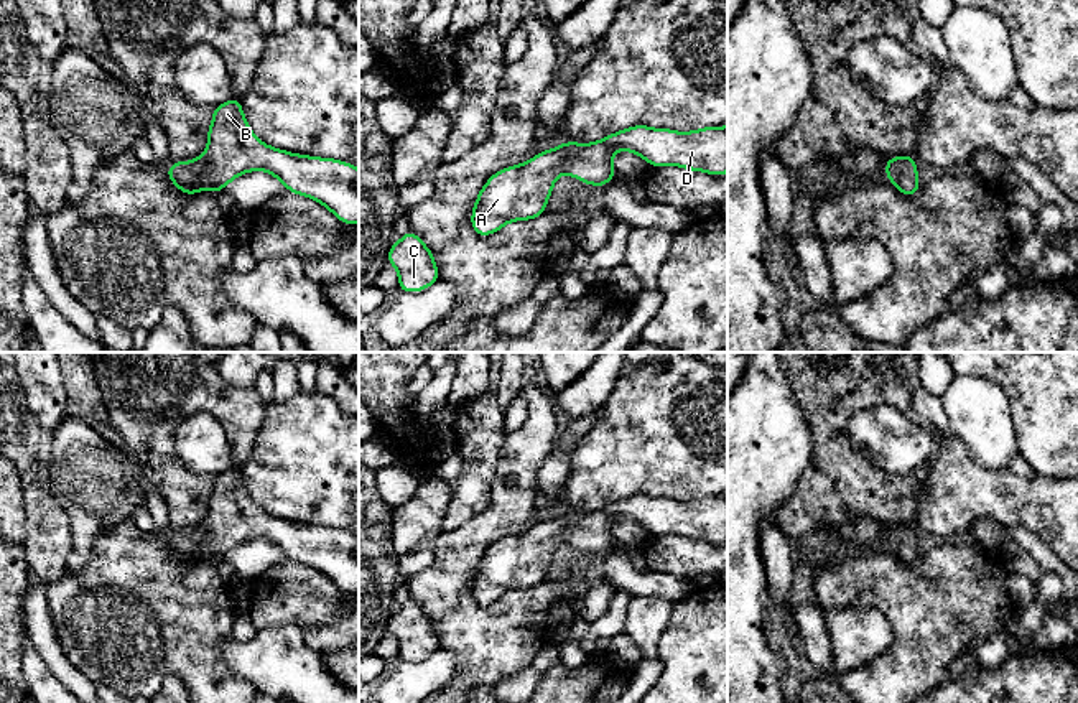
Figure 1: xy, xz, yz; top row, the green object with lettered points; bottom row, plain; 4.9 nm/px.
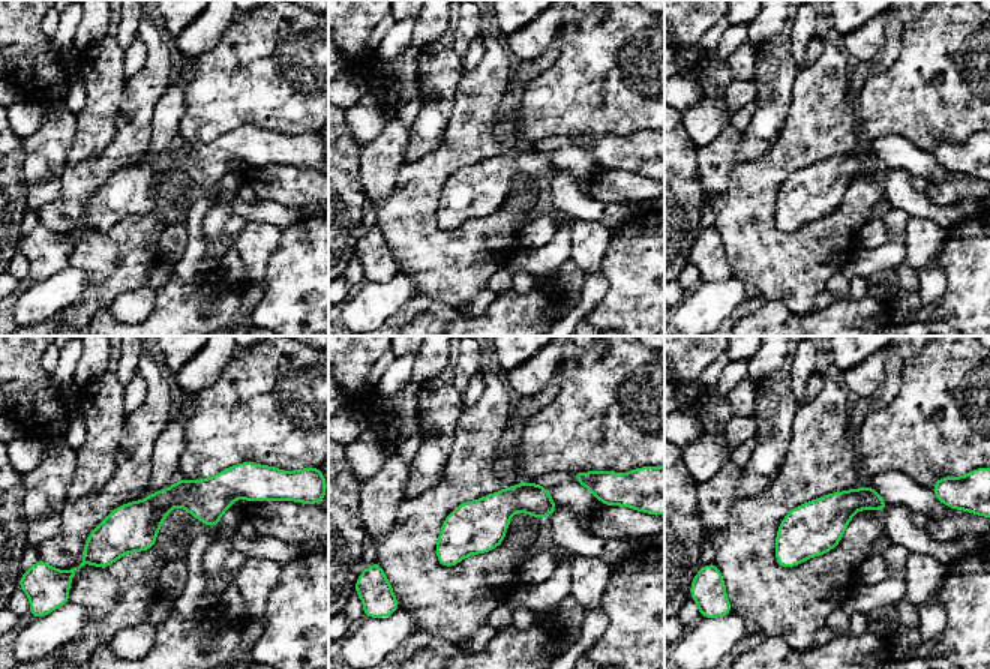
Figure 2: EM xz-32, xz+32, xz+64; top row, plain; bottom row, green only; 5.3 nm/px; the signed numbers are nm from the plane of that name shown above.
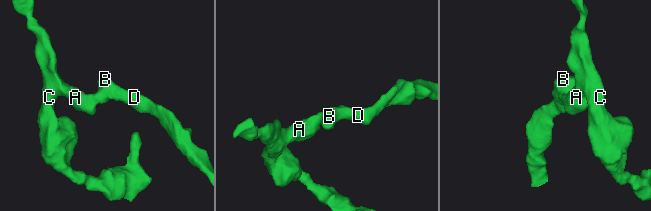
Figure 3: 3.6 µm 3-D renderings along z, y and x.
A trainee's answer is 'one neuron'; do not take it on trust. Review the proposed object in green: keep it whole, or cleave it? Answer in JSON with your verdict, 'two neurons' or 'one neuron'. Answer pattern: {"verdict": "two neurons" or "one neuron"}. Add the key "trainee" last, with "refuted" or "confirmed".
{"verdict": "one neuron", "trainee": "confirmed"}

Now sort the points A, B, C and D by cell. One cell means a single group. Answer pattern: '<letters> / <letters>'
A B C D

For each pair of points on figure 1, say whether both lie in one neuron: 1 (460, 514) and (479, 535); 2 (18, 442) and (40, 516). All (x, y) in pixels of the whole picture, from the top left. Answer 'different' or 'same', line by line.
1: different
2: same

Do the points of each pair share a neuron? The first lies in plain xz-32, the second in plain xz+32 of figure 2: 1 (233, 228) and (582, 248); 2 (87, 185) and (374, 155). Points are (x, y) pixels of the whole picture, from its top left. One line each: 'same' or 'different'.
1: different
2: different

